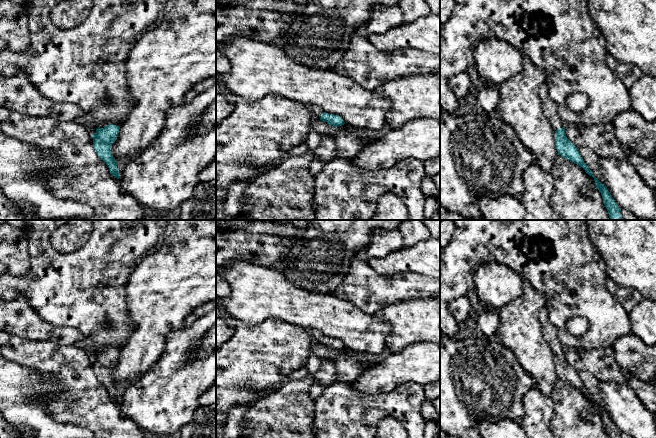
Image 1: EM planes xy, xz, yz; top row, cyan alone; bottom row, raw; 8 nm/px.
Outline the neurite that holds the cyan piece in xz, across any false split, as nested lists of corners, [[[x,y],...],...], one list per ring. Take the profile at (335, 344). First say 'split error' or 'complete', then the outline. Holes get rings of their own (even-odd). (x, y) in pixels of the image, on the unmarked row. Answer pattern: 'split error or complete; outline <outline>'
split error; outline [[[315,329],[310,330],[310,334],[314,343],[320,343],[334,351],[342,350],[345,348],[342,341],[340,341],[339,339],[334,339],[334,338],[324,336],[323,333],[319,330],[315,330]]]

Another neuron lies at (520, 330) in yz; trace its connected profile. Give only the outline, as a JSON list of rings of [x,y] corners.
[[[523,280],[521,296],[498,312],[500,326],[496,339],[513,352],[521,366],[534,378],[535,386],[540,392],[545,396],[551,396],[558,380],[555,354],[543,336],[539,320],[541,308],[547,305],[548,301],[545,295]]]

